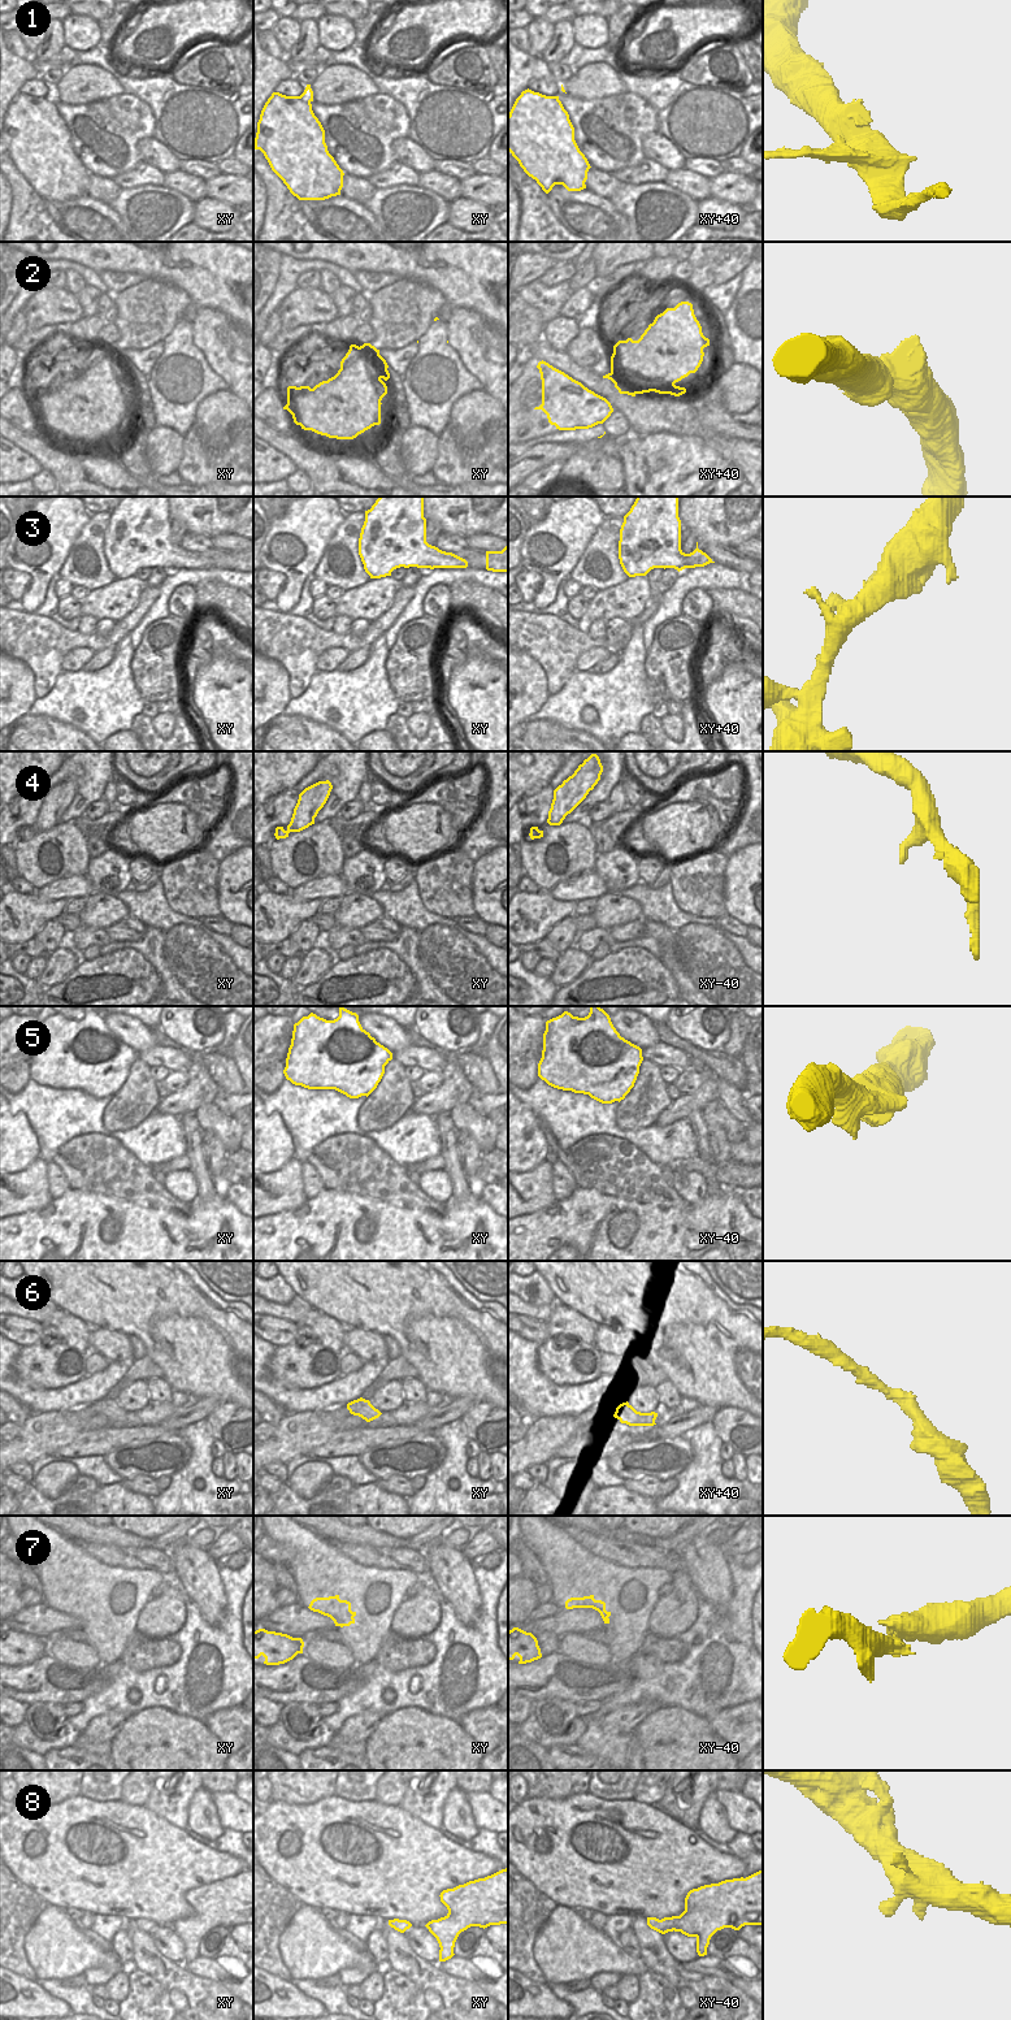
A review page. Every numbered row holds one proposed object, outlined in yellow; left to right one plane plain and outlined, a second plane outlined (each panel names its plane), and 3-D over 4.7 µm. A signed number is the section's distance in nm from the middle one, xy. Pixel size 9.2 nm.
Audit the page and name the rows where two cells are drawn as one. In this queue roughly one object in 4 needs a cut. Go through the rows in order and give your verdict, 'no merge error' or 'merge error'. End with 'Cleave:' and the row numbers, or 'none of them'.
1: merge error
2: no merge error
3: no merge error
4: no merge error
5: merge error
6: no merge error
7: no merge error
8: no merge error
Cleave: 1, 5

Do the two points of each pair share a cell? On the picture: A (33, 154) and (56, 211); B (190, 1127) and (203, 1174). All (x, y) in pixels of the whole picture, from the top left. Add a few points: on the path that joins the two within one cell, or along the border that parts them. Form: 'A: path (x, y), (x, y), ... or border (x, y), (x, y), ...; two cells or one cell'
A: border (46, 199), (47, 212), (60, 228); two cells
B: path (192, 1139), (196, 1162); one cell

